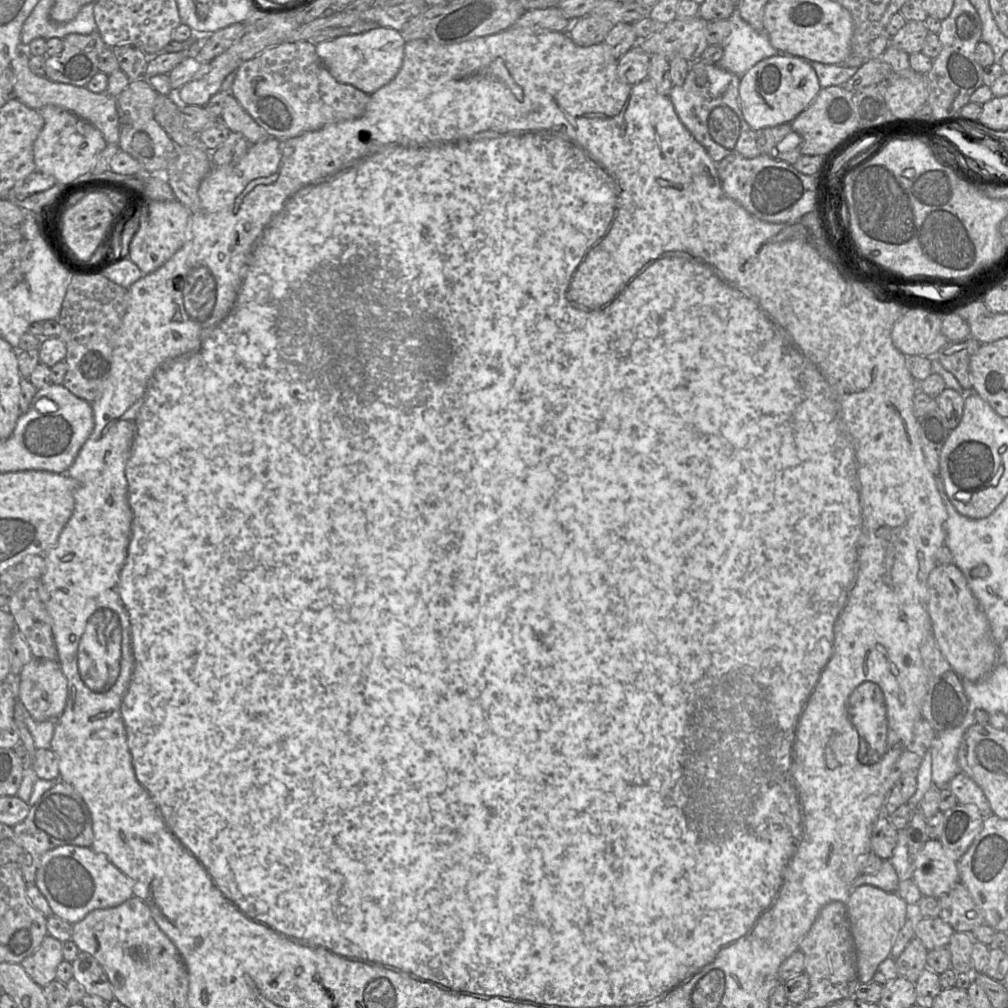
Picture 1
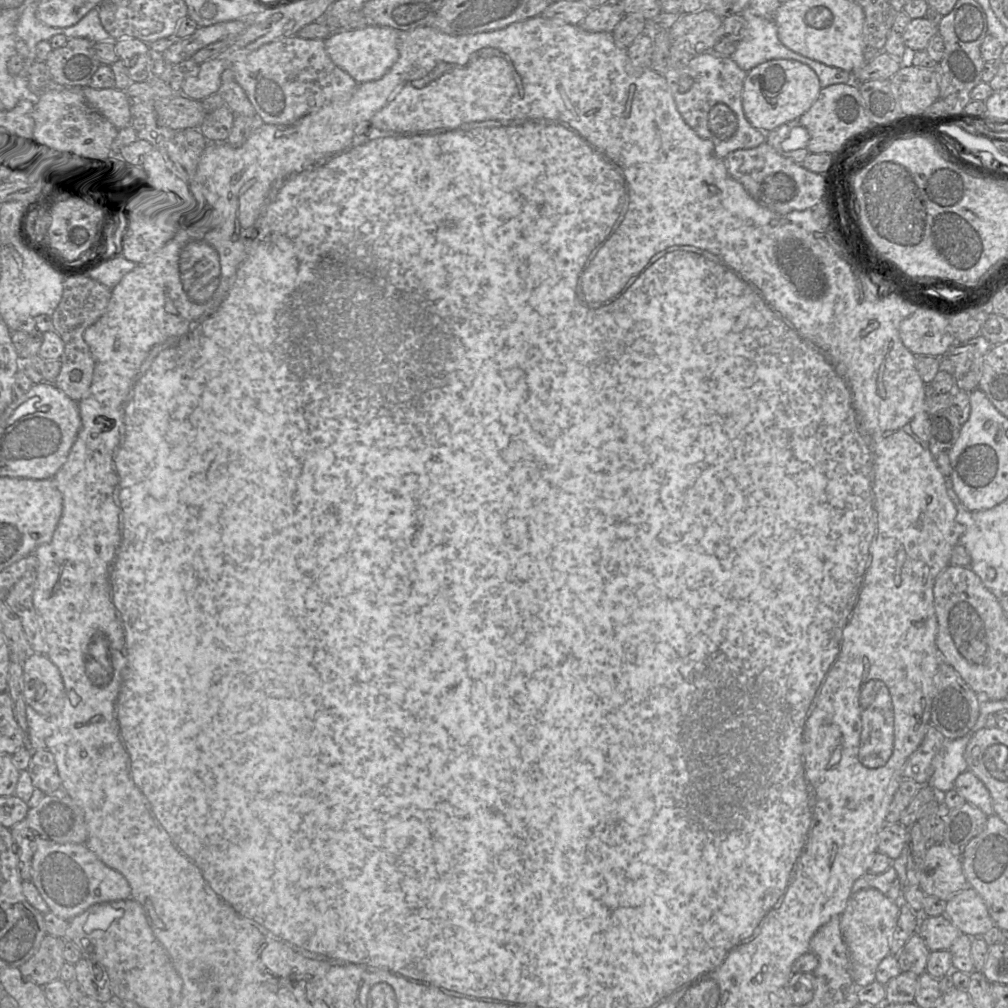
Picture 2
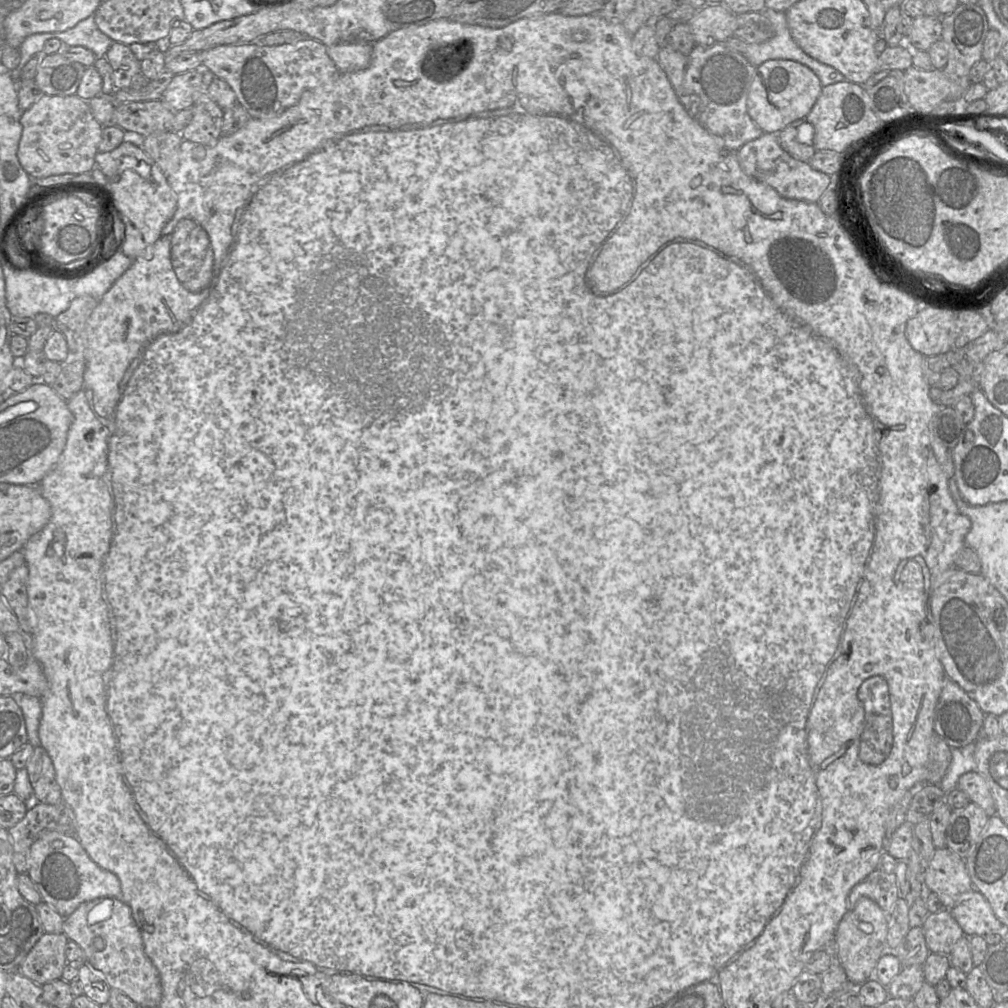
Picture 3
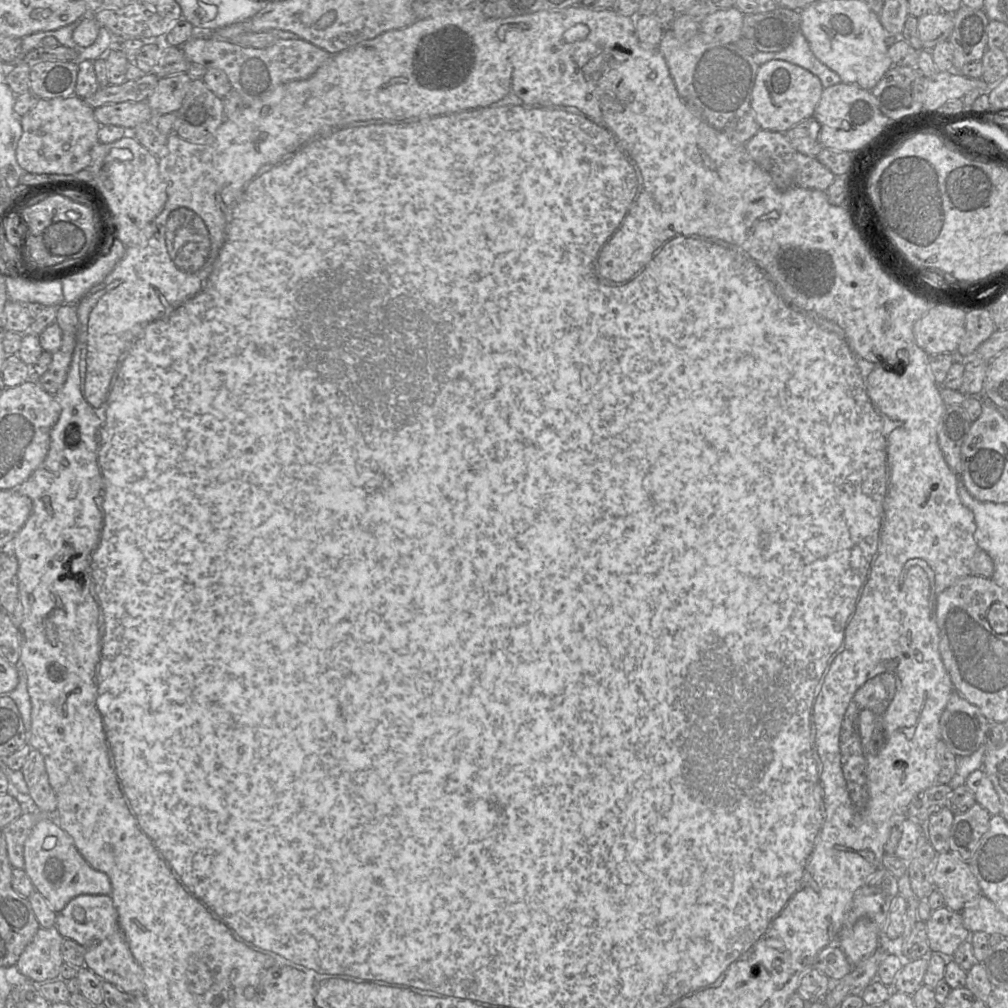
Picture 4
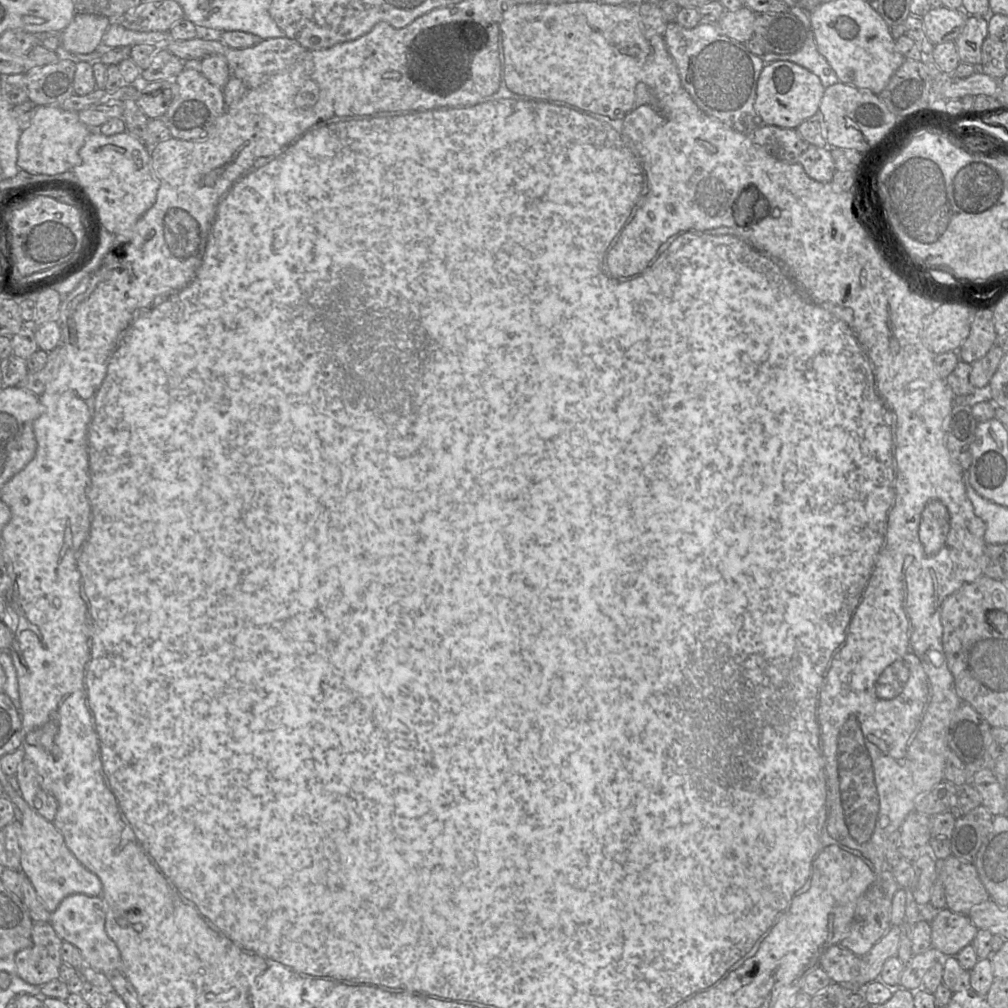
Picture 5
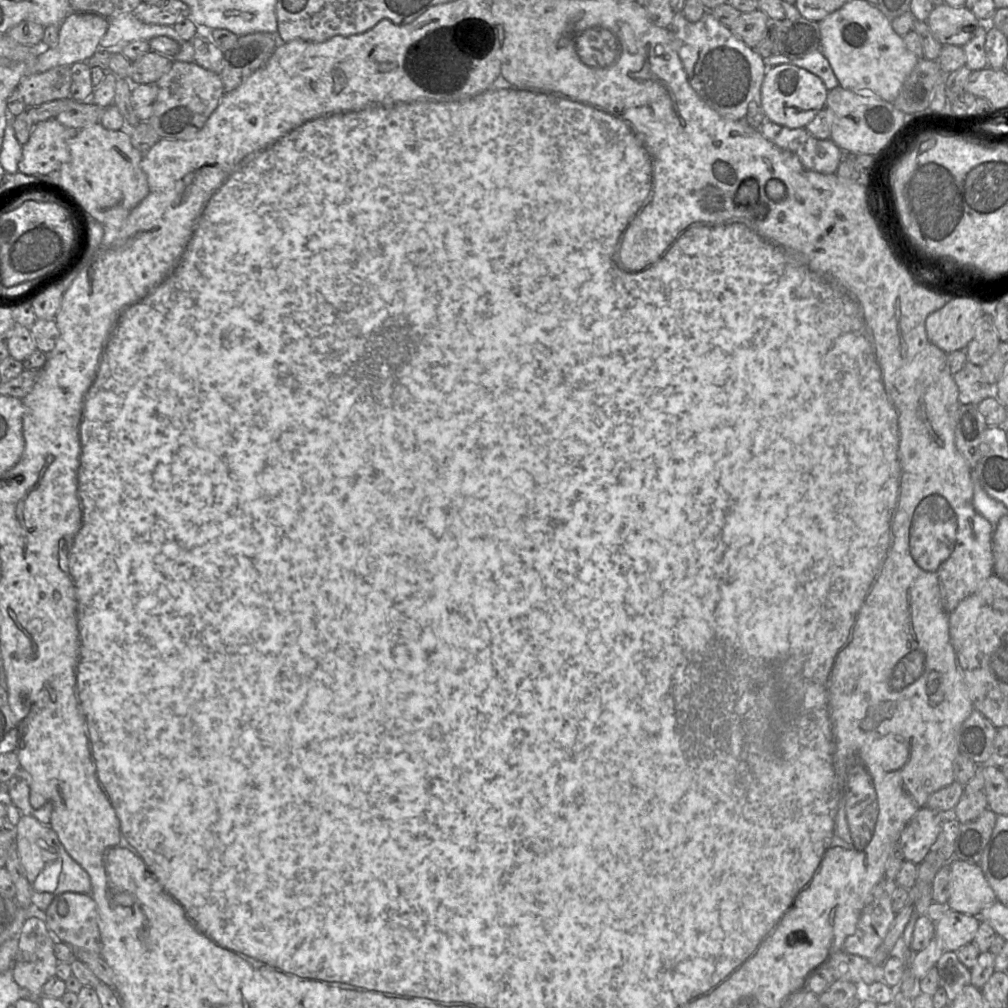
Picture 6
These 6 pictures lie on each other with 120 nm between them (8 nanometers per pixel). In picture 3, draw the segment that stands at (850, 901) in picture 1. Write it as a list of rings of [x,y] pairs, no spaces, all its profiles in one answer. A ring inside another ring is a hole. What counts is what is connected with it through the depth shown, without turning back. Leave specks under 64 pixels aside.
[[[861,897],[854,909],[847,911],[840,920],[834,940],[837,956],[852,986],[859,986],[873,978],[877,962],[886,954],[888,916],[875,901]]]

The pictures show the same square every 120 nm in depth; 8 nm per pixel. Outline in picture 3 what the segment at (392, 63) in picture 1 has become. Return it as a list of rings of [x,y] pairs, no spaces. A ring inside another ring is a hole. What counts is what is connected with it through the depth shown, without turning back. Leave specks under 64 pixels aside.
[[[344,42],[327,47],[327,53],[340,73],[366,69],[372,57],[373,43]]]

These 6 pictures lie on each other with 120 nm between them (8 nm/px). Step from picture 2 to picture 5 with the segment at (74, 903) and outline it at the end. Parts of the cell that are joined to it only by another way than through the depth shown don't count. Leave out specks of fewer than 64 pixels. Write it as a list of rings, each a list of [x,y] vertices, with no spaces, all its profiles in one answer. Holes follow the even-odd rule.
[[[20,793],[10,799],[22,814],[21,819],[21,867],[30,879],[39,899],[49,912],[54,912],[60,902],[71,894],[102,895],[102,882],[84,867],[67,847],[64,836],[54,823],[33,811]]]

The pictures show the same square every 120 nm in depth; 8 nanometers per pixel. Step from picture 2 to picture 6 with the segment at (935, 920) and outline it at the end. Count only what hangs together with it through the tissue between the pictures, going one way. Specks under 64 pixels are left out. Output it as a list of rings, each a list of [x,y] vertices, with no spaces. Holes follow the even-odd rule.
[[[947,910],[935,922],[935,938],[945,951],[957,951],[960,947],[972,943],[979,928],[977,916]]]

